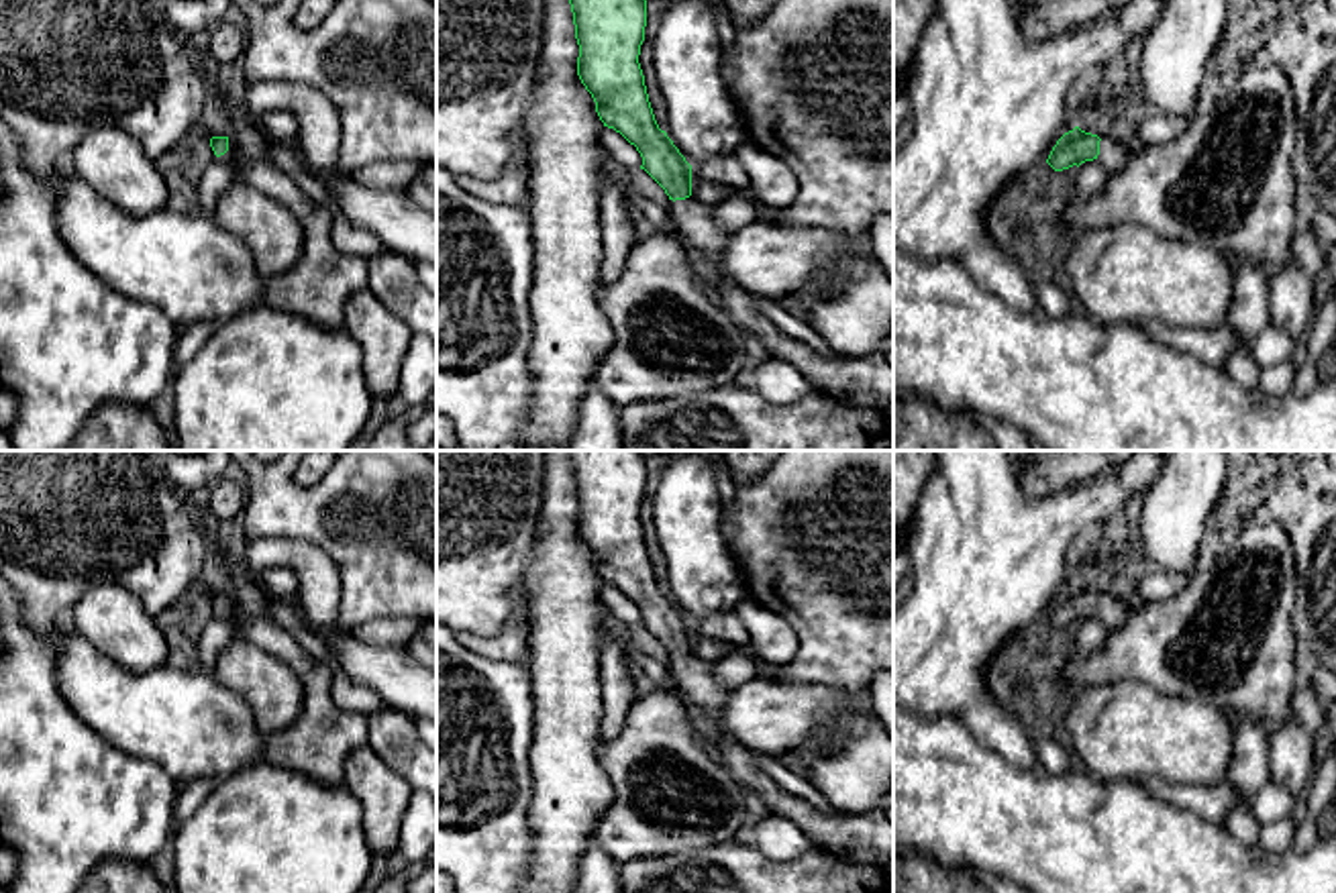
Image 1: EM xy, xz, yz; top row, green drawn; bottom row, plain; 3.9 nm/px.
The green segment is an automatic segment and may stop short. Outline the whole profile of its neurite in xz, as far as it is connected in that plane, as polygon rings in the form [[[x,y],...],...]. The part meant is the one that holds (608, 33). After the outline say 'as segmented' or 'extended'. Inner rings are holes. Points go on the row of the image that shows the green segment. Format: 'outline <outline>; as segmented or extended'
outline [[[569,0],[575,24],[575,39],[579,45],[577,75],[596,102],[596,112],[604,126],[620,133],[643,157],[645,169],[669,196],[667,212],[673,228],[683,239],[685,247],[696,255],[710,281],[722,296],[722,308],[730,314],[734,324],[757,336],[765,349],[779,361],[793,365],[816,389],[830,396],[855,400],[857,404],[883,410],[893,402],[893,365],[881,353],[865,357],[826,357],[812,347],[787,336],[771,320],[761,316],[755,308],[753,296],[730,283],[720,271],[724,245],[730,237],[716,218],[714,206],[702,204],[691,196],[691,165],[673,145],[665,130],[659,128],[645,75],[638,63],[640,45],[647,27],[647,0]]]; extended

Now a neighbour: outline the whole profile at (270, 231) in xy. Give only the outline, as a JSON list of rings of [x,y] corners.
[[[239,177],[220,196],[212,218],[247,245],[263,279],[286,273],[302,253],[304,230],[296,216]]]

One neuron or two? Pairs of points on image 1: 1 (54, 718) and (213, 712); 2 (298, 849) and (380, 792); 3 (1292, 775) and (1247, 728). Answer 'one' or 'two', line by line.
1: two
2: two
3: two

